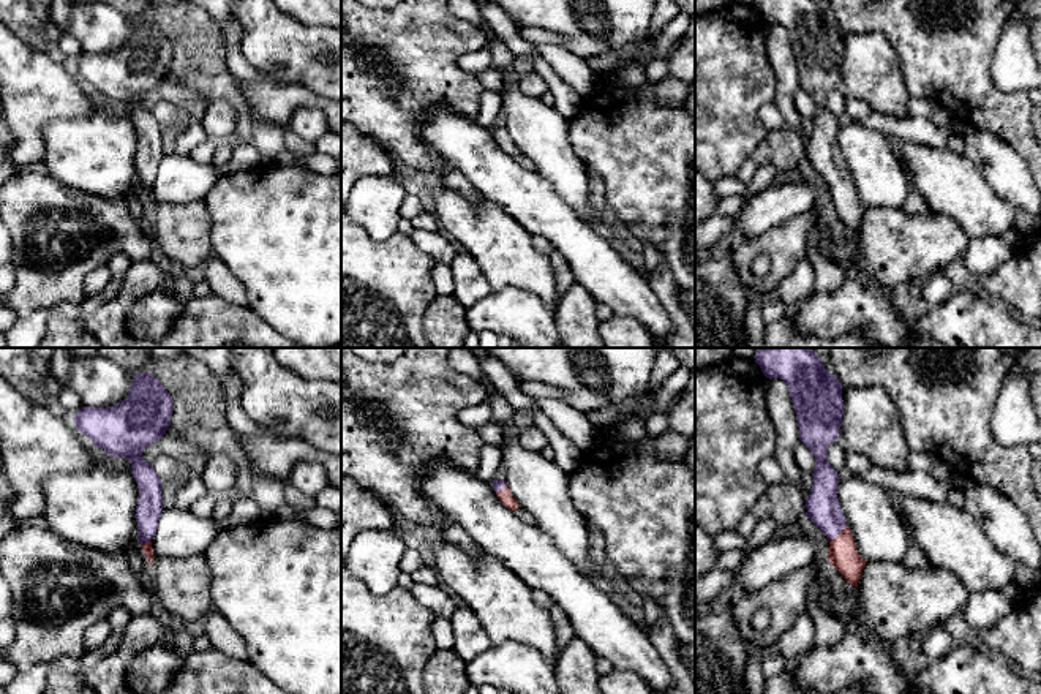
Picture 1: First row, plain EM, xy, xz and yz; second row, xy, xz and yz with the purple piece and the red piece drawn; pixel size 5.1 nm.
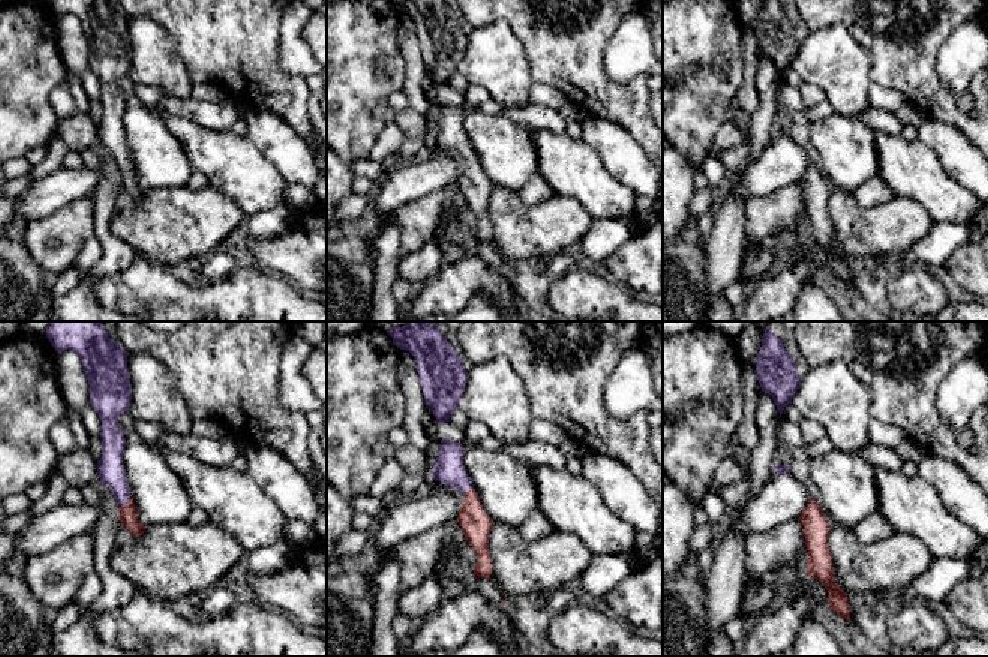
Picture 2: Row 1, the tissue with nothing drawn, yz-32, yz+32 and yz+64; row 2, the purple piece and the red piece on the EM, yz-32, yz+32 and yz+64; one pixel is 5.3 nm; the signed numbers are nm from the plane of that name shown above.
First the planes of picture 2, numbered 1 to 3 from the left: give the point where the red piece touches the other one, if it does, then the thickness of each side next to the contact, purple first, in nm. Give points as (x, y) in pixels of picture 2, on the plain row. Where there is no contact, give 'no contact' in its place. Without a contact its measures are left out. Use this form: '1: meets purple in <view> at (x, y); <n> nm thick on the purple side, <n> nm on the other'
1: meets purple in yz-32 at (125, 168); 140 nm thick on the purple side, 100 nm on the other
2: meets purple in yz+32 at (468, 153); 160 nm thick on the purple side, 160 nm on the other
3: no contact

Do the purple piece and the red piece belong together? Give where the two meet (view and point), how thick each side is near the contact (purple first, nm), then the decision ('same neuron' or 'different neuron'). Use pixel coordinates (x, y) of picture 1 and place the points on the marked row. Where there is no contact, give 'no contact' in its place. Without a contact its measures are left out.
meets purple in yz at (838, 535); 170 nm thick on the purple side, 160 nm on the other; same neuron

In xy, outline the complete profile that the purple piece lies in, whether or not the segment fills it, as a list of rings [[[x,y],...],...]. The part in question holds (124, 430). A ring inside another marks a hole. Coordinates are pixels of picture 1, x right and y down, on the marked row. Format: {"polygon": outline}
{"polygon": [[[137,373],[125,400],[107,408],[84,406],[73,422],[93,446],[112,457],[131,462],[139,496],[136,506],[137,539],[148,564],[155,560],[152,537],[163,512],[161,479],[141,455],[171,425],[172,400],[152,373]]]}

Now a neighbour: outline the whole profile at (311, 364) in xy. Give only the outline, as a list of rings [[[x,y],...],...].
[[[272,348],[276,360],[305,379],[341,384],[341,348]]]

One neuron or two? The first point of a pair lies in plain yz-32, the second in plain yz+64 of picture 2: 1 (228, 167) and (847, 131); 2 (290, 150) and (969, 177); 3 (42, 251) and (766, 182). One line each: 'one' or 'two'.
1: two
2: one
3: two

